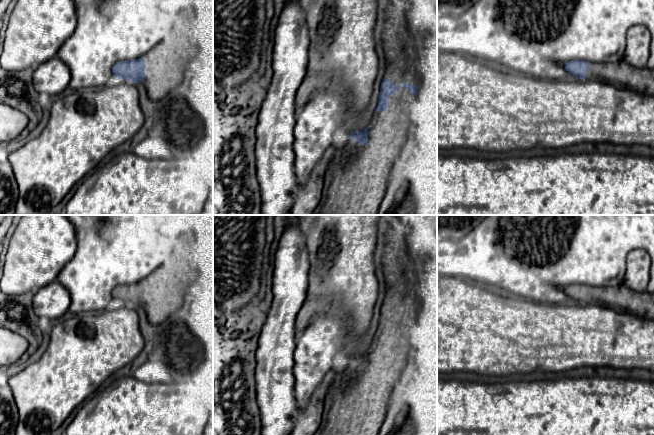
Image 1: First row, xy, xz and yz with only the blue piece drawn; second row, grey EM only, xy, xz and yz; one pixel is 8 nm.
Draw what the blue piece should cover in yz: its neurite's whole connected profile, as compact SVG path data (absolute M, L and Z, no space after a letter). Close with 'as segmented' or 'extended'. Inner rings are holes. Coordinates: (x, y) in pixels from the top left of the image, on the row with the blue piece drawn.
M624 58L609 63L573 60L565 64L568 73L583 80L600 80L642 95L654 96L654 69L637 68Z; extended

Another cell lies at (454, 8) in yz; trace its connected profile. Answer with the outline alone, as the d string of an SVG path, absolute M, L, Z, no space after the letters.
M437 0L437 15L459 16L479 0Z

